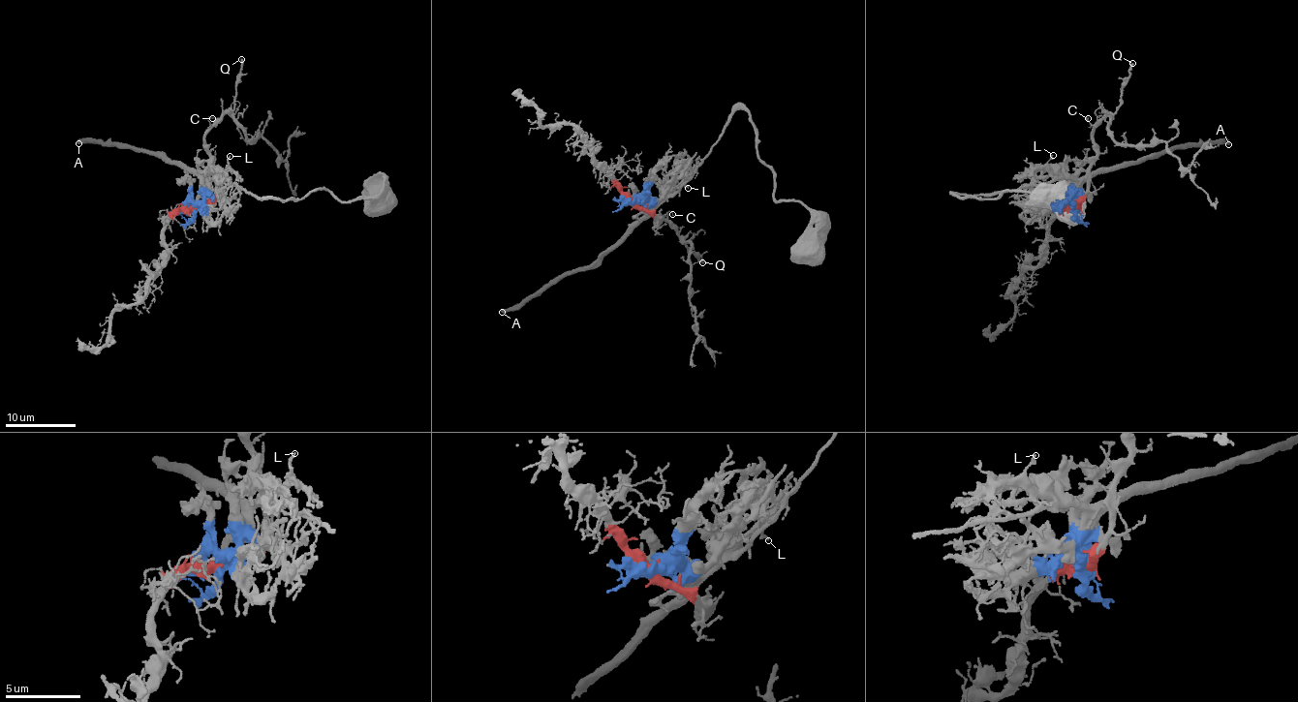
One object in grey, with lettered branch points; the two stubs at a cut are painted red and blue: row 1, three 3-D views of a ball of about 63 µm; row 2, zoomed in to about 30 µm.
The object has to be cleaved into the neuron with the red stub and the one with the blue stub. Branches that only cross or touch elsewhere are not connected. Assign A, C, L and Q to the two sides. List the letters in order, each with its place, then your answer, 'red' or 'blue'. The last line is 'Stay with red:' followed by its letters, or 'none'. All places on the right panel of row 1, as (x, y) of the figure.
A: at (1228, 144); blue
C: at (1088, 118); red
L: at (1053, 155); blue
Q: at (1132, 63); red
Stay with red: C, Q

